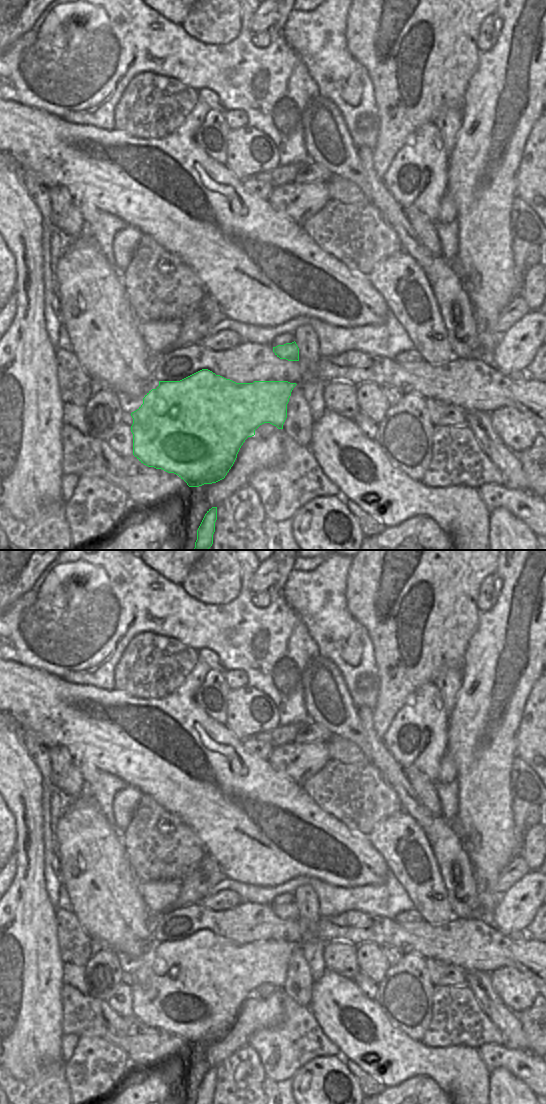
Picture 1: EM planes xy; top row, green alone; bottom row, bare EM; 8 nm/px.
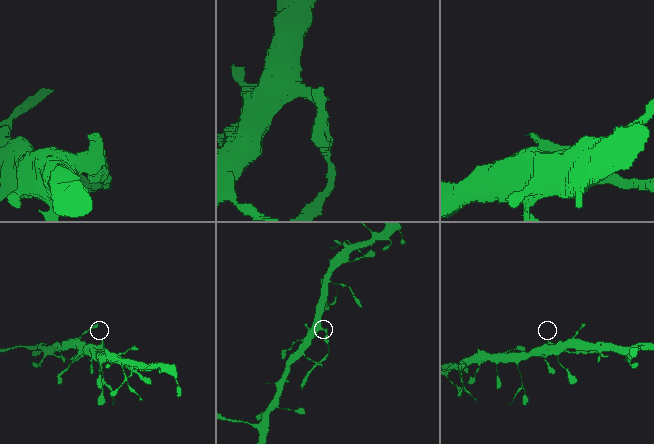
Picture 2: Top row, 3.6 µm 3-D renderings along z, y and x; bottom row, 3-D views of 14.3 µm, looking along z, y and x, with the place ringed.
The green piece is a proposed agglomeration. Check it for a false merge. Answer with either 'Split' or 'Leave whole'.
Split.

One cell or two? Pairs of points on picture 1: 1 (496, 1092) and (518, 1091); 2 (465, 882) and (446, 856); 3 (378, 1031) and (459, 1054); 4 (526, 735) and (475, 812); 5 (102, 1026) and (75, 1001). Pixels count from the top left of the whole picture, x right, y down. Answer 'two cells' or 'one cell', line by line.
1: one cell
2: one cell
3: one cell
4: two cells
5: one cell

